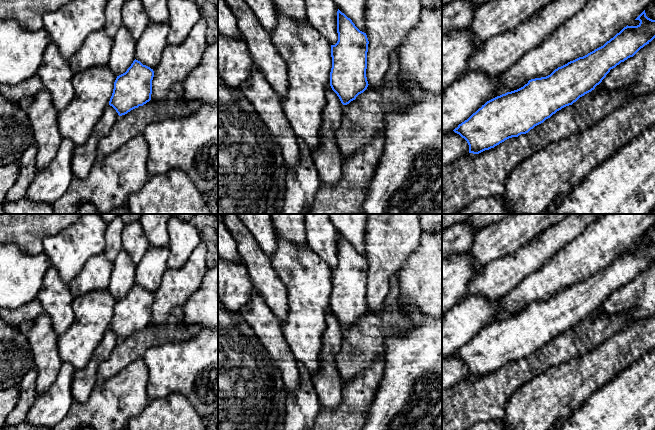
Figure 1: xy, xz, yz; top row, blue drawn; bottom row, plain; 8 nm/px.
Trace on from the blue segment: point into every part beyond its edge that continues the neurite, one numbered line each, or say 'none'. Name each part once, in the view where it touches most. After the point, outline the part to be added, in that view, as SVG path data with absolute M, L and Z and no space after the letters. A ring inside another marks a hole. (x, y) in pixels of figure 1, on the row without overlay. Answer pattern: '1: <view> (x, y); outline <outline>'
none

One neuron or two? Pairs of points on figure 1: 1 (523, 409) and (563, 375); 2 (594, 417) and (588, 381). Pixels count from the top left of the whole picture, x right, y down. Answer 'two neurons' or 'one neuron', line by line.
1: one neuron
2: two neurons

